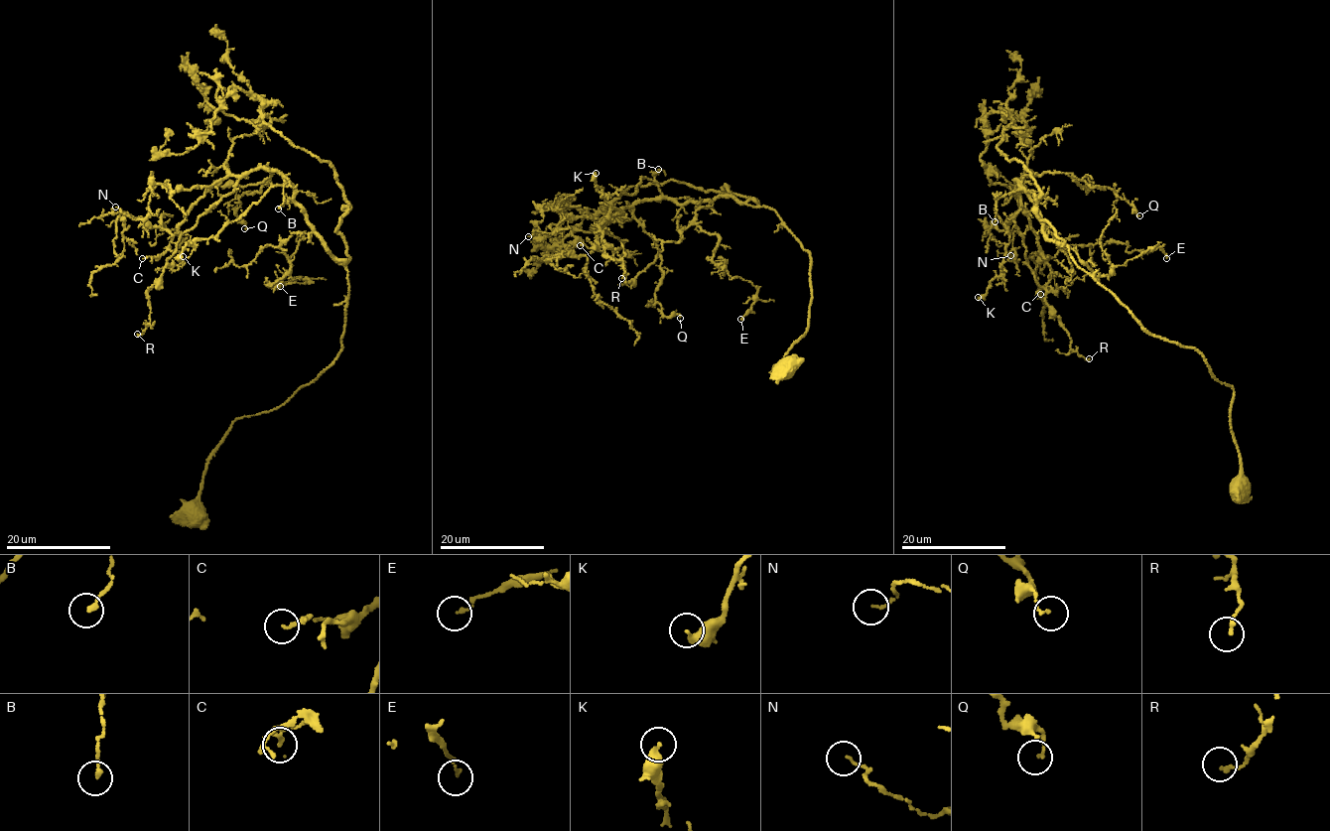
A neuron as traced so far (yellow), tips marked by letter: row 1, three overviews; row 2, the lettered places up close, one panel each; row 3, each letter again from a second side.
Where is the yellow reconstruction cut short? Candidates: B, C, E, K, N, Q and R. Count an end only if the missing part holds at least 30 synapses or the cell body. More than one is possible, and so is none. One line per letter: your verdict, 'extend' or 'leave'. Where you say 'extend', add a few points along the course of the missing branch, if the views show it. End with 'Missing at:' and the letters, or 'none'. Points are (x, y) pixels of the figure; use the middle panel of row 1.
B: leave
C: leave
E: leave
K: leave
N: leave
Q: leave
R: leave
Missing at: none

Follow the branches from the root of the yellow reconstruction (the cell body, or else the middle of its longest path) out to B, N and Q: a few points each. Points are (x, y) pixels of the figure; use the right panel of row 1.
B: (1236, 487), (1232, 386), (1195, 348), (1145, 333), (1068, 247), (1048, 237), (1029, 194), (998, 194), (995, 221)
N: (1236, 487), (1232, 386), (1195, 348), (1145, 333), (1048, 237), (1015, 180), (1010, 255)
Q: (1236, 487), (1232, 386), (1195, 348), (1145, 333), (1048, 237), (1014, 182), (1070, 173), (1139, 215)

